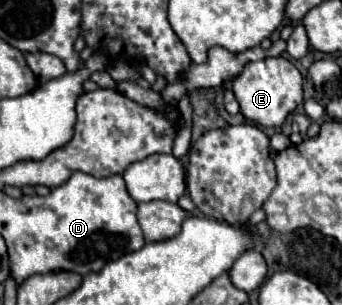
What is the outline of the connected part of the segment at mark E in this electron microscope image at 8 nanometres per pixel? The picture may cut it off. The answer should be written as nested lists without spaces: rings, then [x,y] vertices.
[[[264,58],[258,62],[248,62],[240,76],[232,82],[234,96],[240,104],[240,112],[246,120],[260,126],[282,126],[286,118],[302,104],[302,74],[288,58]]]

